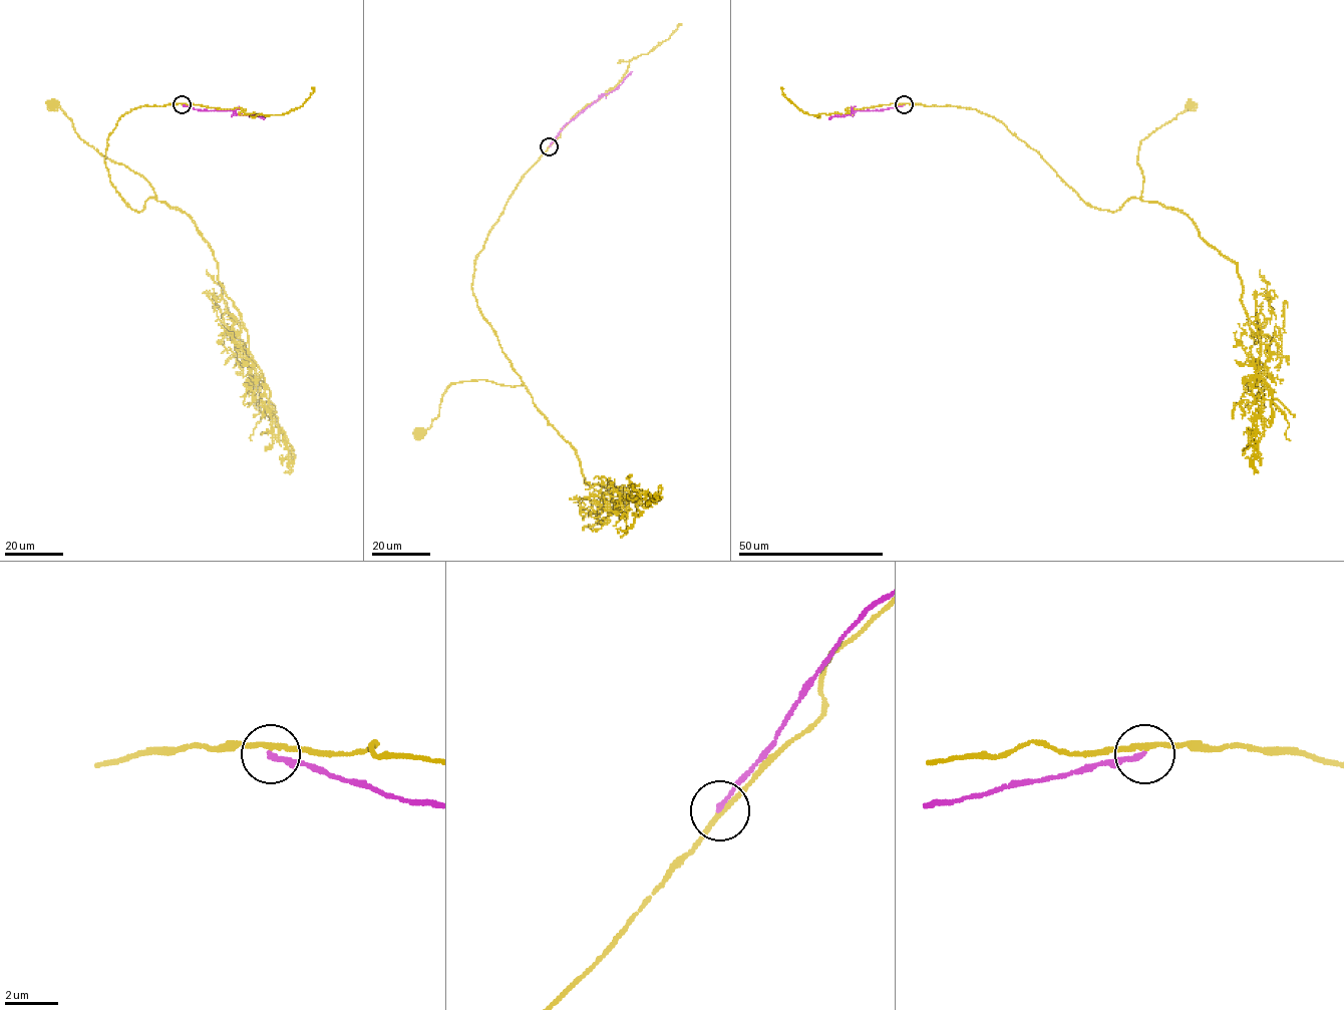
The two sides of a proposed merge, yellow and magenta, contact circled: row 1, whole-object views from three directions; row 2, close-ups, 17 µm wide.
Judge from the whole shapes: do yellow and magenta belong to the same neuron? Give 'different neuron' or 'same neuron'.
different neuron

